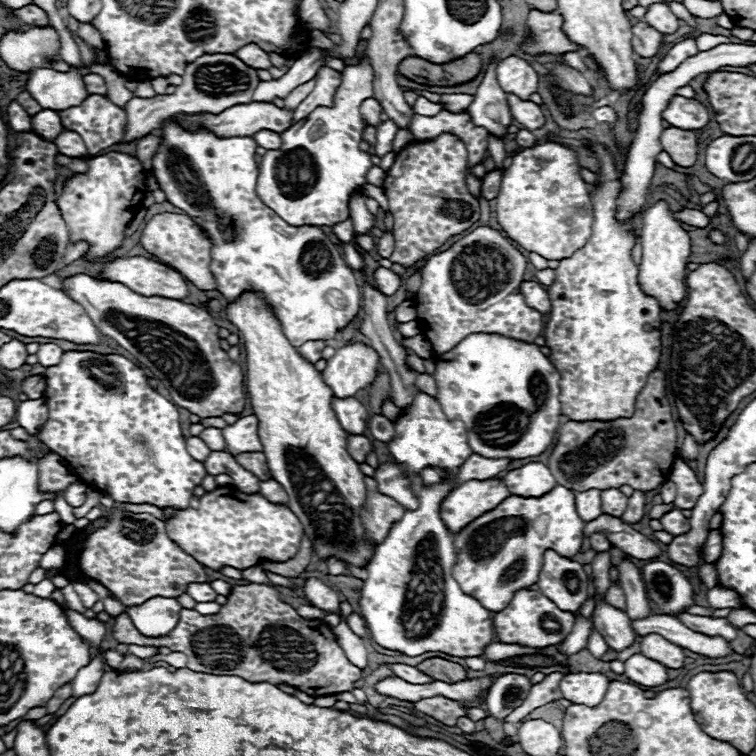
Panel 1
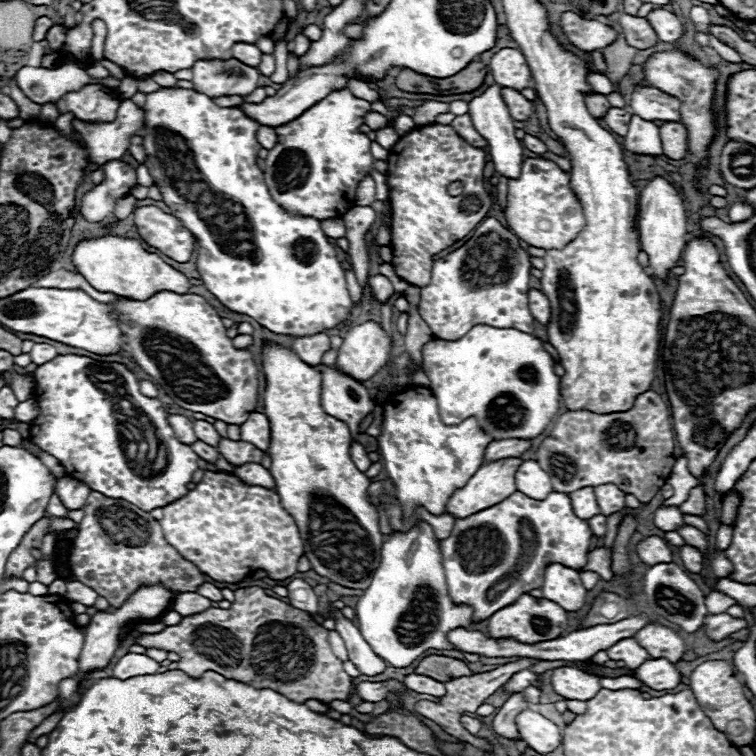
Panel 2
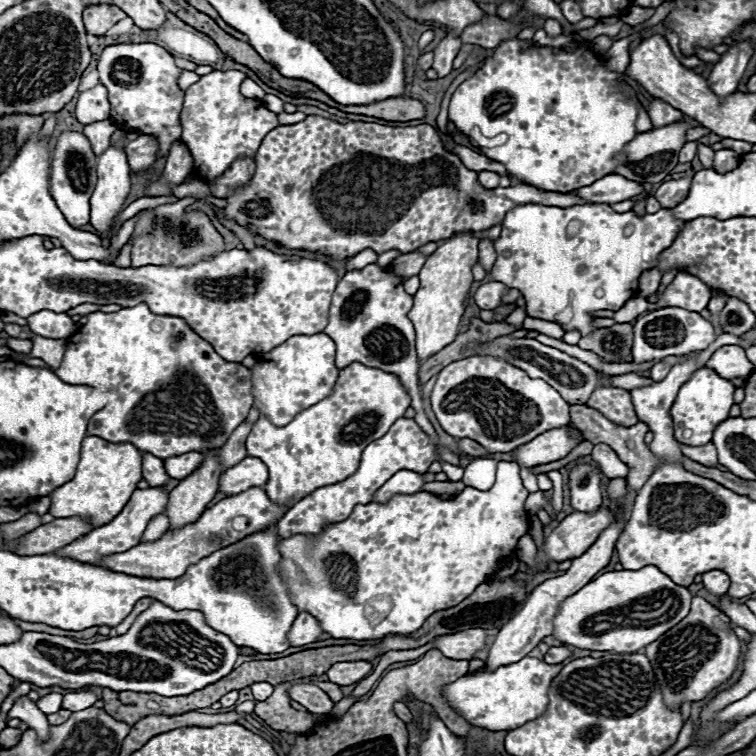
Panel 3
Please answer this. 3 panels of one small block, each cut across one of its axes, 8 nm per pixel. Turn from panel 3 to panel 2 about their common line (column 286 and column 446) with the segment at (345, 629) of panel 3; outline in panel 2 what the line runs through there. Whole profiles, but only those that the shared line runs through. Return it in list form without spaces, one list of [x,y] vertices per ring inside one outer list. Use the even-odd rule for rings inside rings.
[[[516,490],[496,506],[480,510],[468,518],[458,518],[450,536],[440,542],[448,594],[452,602],[466,604],[474,610],[474,622],[482,622],[500,608],[514,604],[522,594],[540,588],[544,578],[544,568],[550,562],[562,562],[562,566],[570,566],[572,570],[582,570],[588,560],[590,540],[592,540],[592,530],[586,520],[574,514],[568,494],[550,492],[544,500],[532,500]]]

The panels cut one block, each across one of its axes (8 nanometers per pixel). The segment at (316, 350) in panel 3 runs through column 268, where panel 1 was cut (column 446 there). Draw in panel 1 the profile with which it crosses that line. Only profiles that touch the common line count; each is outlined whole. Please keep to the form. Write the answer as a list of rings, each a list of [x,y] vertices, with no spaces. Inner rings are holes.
[[[476,332],[466,336],[456,348],[436,356],[436,400],[444,416],[454,422],[462,420],[468,428],[468,442],[476,454],[486,458],[528,458],[542,454],[560,426],[560,374],[554,364],[540,352],[540,346],[506,338],[500,334]]]

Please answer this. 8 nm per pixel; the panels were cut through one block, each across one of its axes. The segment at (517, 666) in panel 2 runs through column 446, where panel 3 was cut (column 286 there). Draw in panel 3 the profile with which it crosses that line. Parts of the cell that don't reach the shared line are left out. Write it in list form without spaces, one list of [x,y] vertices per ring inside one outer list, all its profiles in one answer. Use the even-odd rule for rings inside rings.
[[[290,680],[284,684],[278,684],[274,688],[274,694],[264,700],[256,702],[254,714],[258,714],[268,726],[272,726],[278,732],[290,732],[290,734],[306,734],[314,728],[312,714],[310,712],[298,712],[290,706],[288,690],[290,686],[300,684],[300,680]]]

